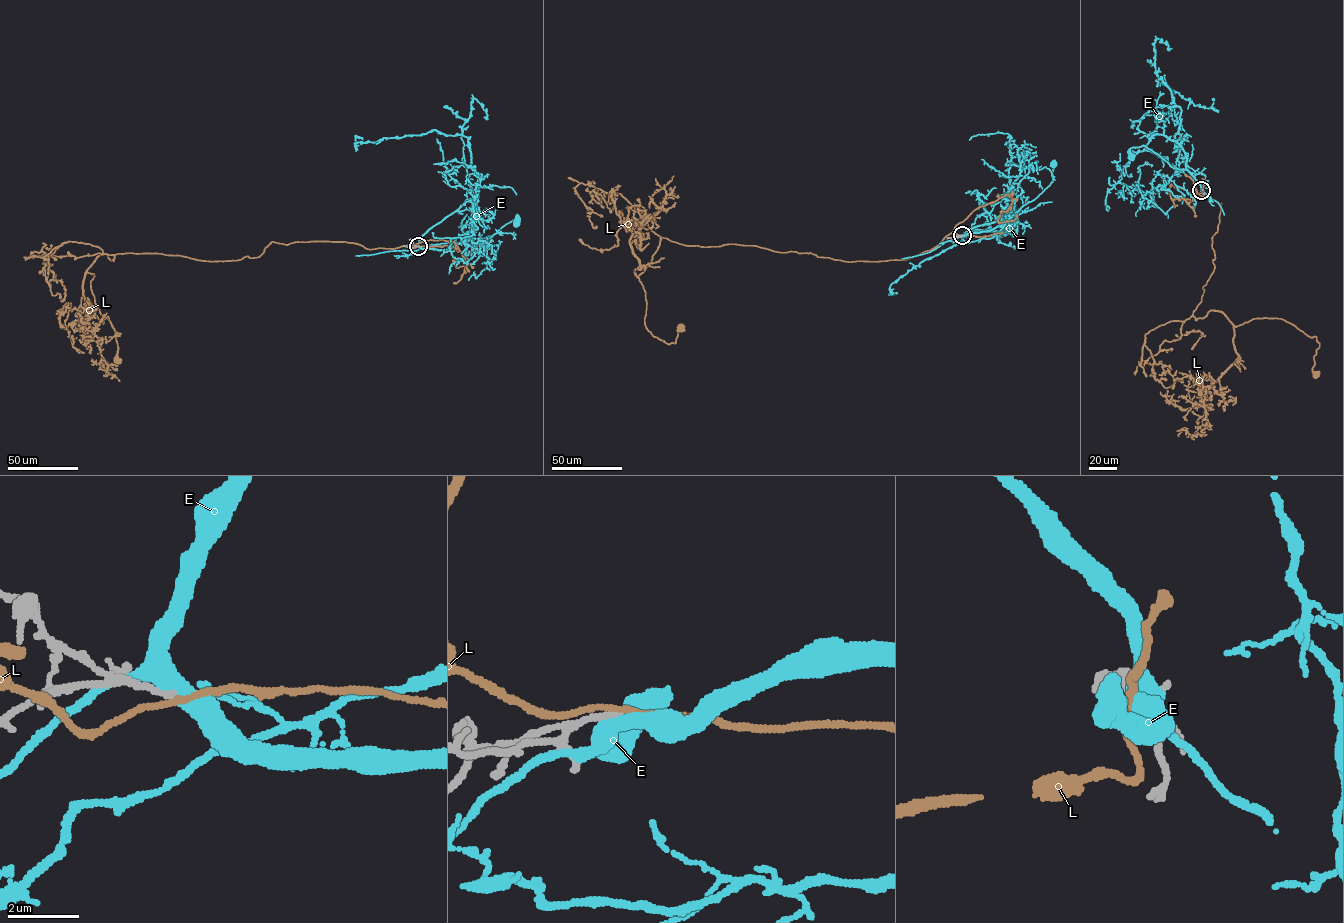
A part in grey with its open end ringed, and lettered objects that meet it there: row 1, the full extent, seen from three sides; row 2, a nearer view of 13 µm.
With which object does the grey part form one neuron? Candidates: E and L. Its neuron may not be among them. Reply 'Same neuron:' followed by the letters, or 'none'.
Same neuron: none

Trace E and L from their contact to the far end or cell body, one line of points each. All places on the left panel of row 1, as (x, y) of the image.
E: (418, 246), (446, 250), (469, 237), (491, 236), (517, 214), (516, 223)
L: (418, 246), (272, 241), (258, 257), (210, 261), (101, 254), (86, 271), (114, 330), (117, 360)

